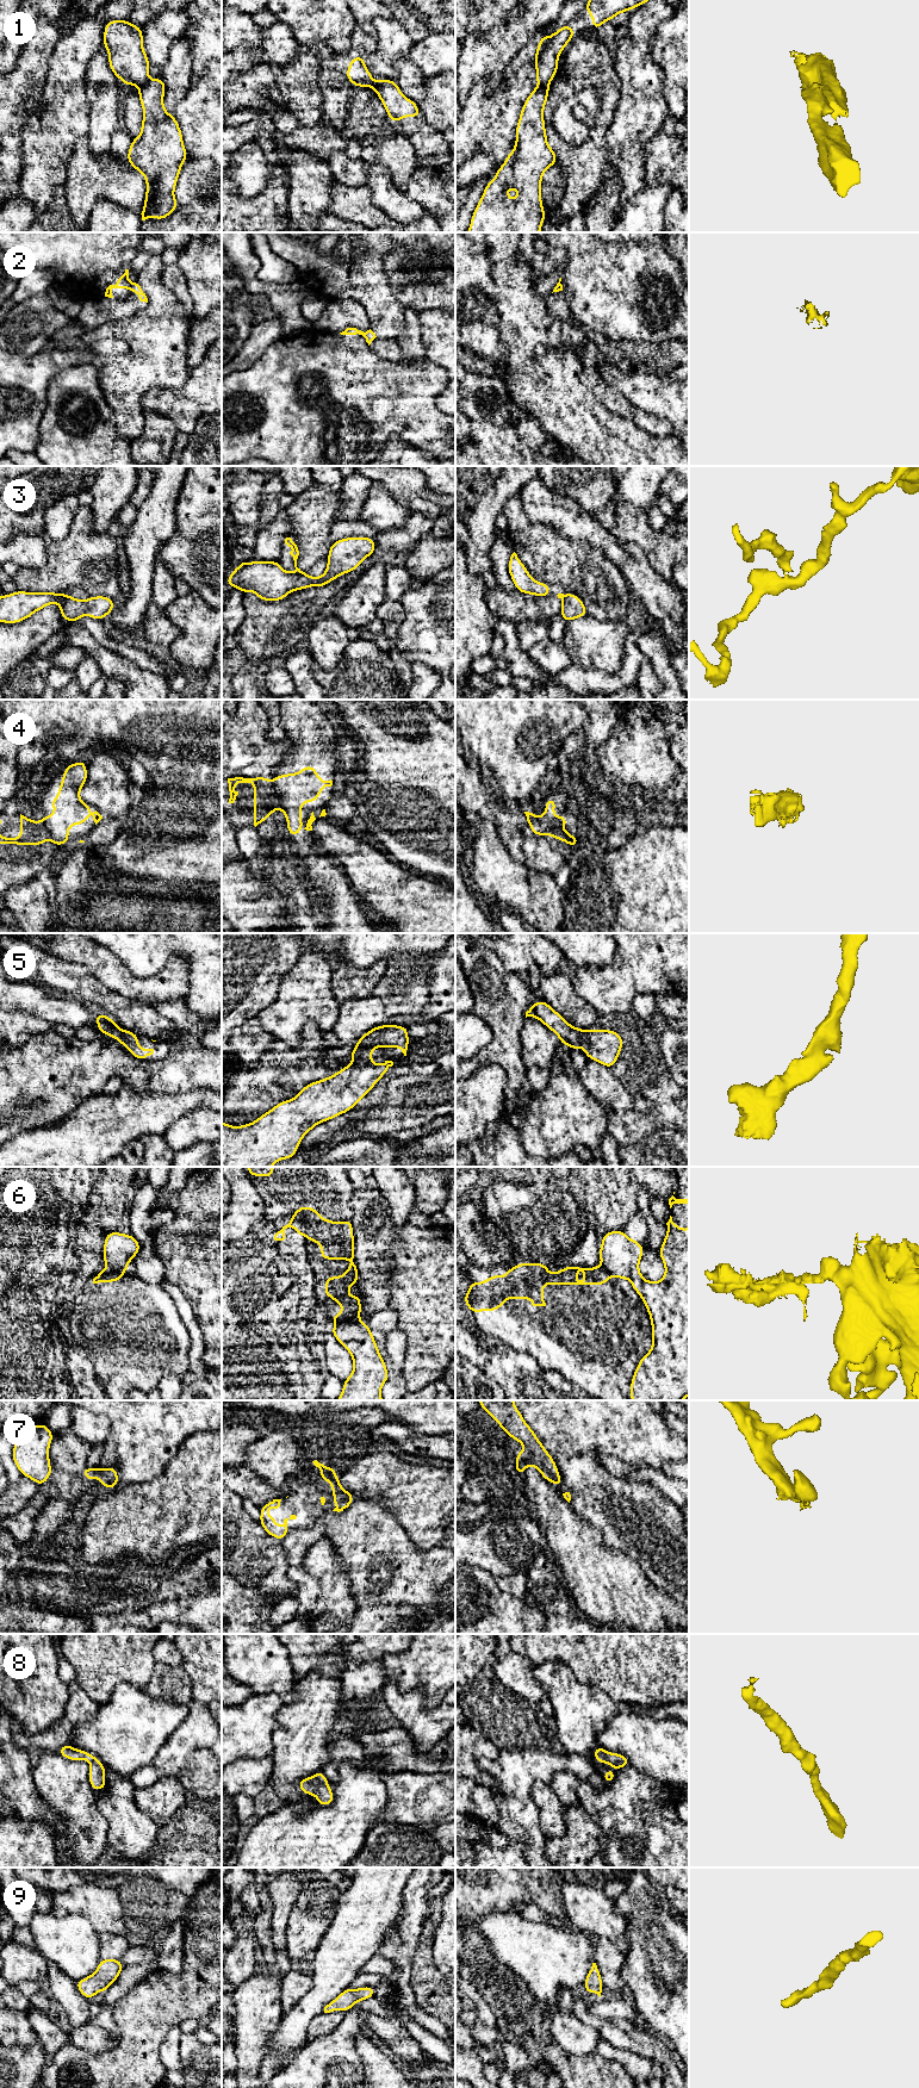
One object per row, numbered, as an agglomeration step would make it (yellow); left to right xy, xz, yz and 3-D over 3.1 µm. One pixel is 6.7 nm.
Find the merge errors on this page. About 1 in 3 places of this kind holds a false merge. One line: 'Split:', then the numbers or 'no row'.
Split: 1, 2, 3, 4, 6

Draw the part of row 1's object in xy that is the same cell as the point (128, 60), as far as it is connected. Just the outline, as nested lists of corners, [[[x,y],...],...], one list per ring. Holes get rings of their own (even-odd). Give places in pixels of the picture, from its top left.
[[[110,20],[105,25],[103,45],[108,51],[108,64],[124,87],[141,87],[149,76],[150,63],[143,49],[142,27],[129,20]]]

